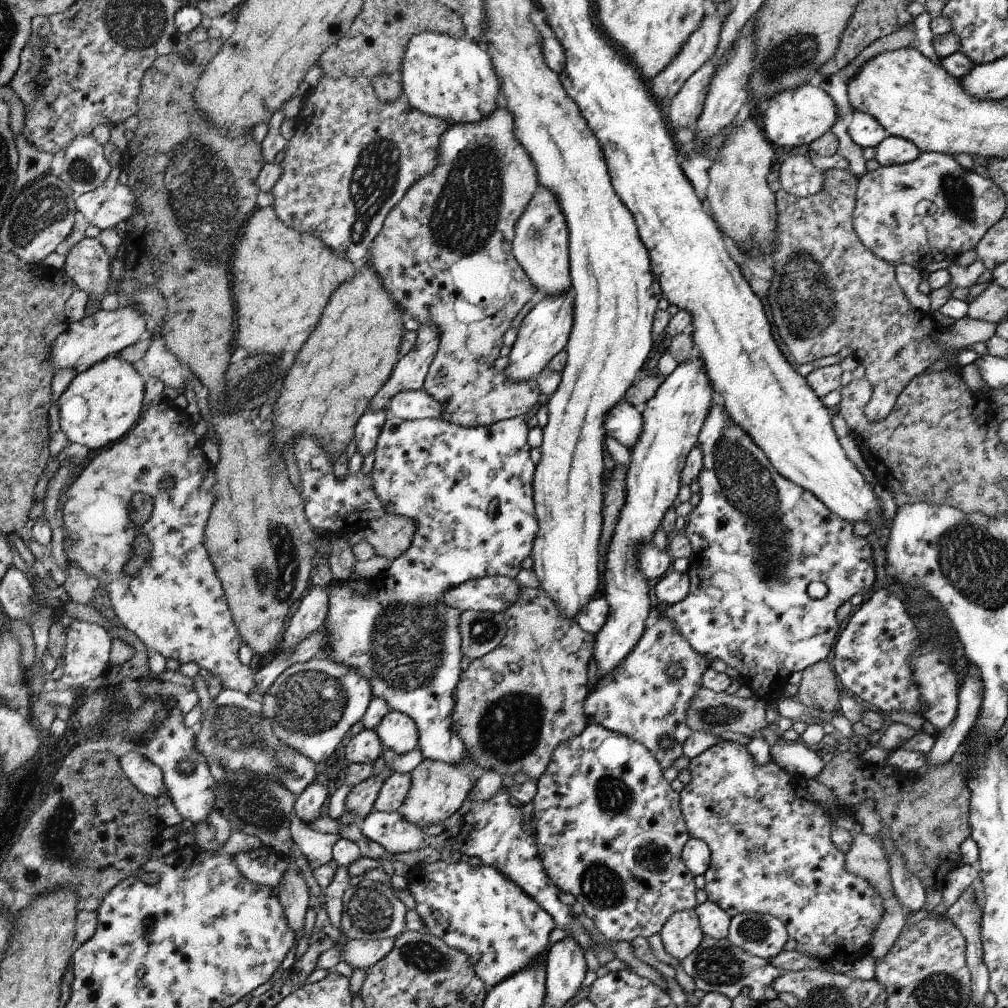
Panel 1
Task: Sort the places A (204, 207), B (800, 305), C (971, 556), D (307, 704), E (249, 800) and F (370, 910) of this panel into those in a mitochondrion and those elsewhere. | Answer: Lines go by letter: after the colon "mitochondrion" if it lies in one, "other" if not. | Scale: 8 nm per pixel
A: mitochondrion
B: mitochondrion
C: mitochondrion
D: mitochondrion
E: mitochondrion
F: mitochondrion

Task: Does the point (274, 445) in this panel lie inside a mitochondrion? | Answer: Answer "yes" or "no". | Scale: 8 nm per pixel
no

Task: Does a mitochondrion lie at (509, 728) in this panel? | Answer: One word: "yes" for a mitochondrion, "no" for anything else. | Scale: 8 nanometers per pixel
yes

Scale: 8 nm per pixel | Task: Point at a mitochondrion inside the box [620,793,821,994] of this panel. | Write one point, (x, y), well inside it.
(716, 965)

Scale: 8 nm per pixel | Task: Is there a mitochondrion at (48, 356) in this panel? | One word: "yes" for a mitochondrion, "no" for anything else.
no

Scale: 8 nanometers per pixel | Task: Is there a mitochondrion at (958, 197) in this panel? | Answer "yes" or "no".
yes

